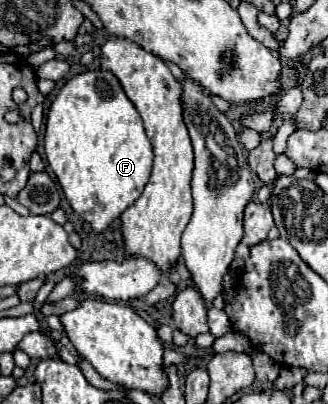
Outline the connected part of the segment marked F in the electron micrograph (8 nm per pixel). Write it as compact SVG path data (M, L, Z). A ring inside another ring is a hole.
M89 70L67 80L57 92L45 122L45 156L55 172L63 194L73 212L91 224L93 232L105 232L141 194L149 182L153 150L143 130L143 122L131 100L125 96L119 80L101 70Z

